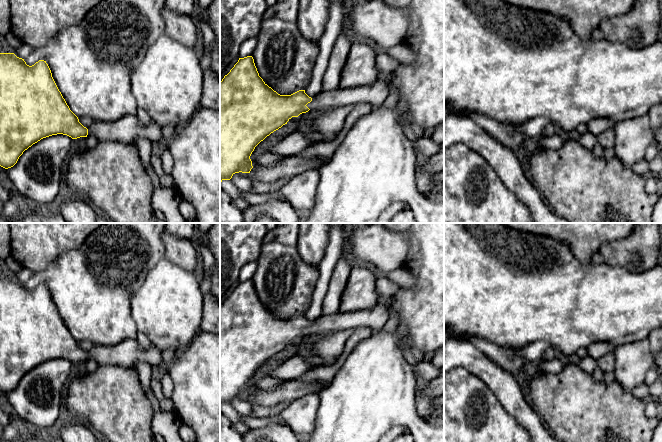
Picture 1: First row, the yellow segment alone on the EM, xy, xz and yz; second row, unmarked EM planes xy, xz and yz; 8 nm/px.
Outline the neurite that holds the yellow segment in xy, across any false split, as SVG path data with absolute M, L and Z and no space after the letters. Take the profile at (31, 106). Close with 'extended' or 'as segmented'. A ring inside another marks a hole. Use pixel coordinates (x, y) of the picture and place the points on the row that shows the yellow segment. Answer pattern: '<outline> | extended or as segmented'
M0 53L0 166L13 167L25 150L41 139L57 134L72 139L93 135L99 141L126 143L145 138L154 143L162 139L162 128L153 121L143 126L136 115L126 115L113 122L94 121L87 129L70 110L46 61L39 60L29 66L14 53Z | extended

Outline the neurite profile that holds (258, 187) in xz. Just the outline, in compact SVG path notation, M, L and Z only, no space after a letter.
M284 178L272 183L253 181L252 190L254 193L258 194L276 192L279 191L291 179L292 178Z

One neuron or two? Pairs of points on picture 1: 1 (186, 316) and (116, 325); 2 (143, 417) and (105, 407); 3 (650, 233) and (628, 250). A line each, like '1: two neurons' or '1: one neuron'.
1: two neurons
2: one neuron
3: one neuron

